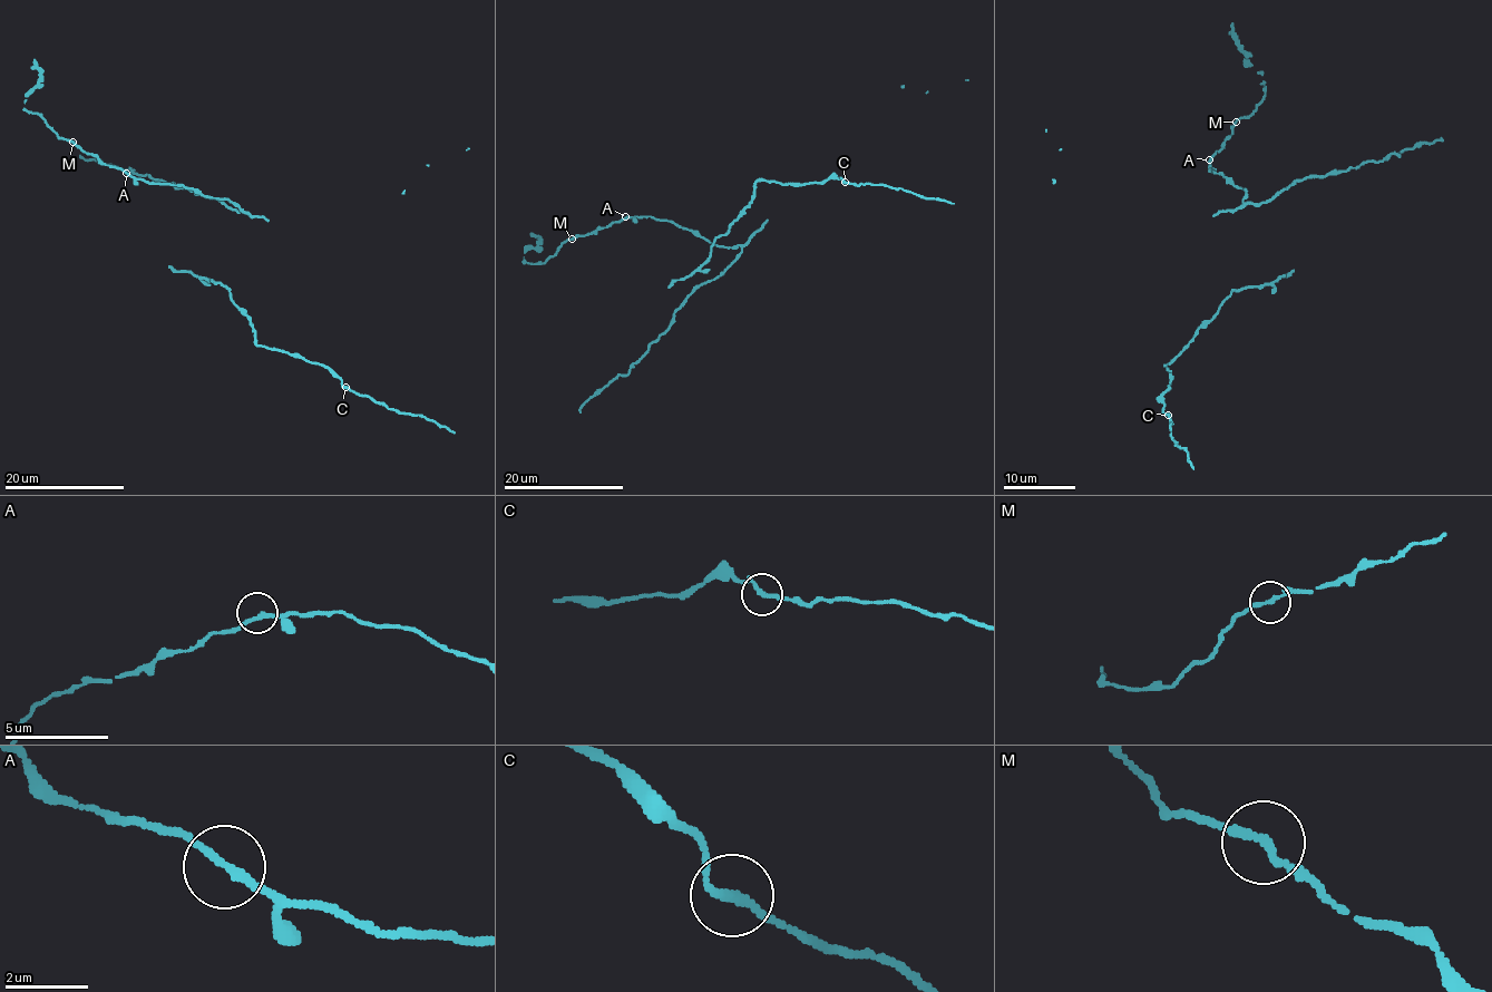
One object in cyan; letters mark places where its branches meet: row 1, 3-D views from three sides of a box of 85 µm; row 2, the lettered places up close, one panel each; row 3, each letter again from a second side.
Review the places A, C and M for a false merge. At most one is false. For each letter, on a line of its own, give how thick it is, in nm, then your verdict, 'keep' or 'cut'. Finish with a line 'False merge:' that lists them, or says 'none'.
A: 190 nm thick; keep
C: 190 nm thick; keep
M: 190 nm thick; keep
False merge: none

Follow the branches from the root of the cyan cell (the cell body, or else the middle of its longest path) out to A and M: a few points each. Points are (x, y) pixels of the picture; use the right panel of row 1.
A: (1232, 213), (1242, 204), (1247, 192), (1221, 174), (1209, 169), (1209, 159)
M: (1232, 213), (1242, 204), (1247, 192), (1221, 174), (1209, 169), (1209, 161), (1232, 134), (1236, 122)

